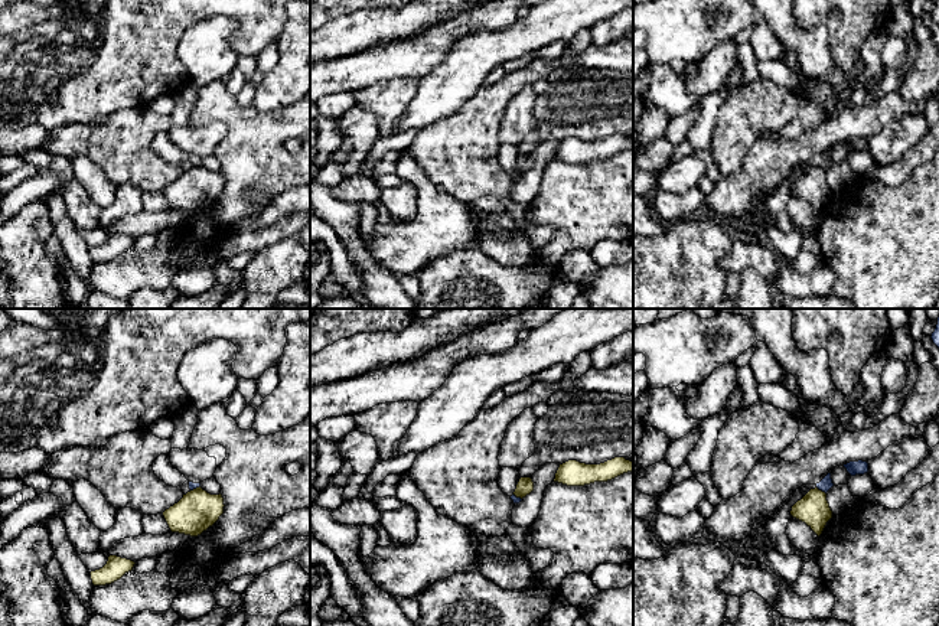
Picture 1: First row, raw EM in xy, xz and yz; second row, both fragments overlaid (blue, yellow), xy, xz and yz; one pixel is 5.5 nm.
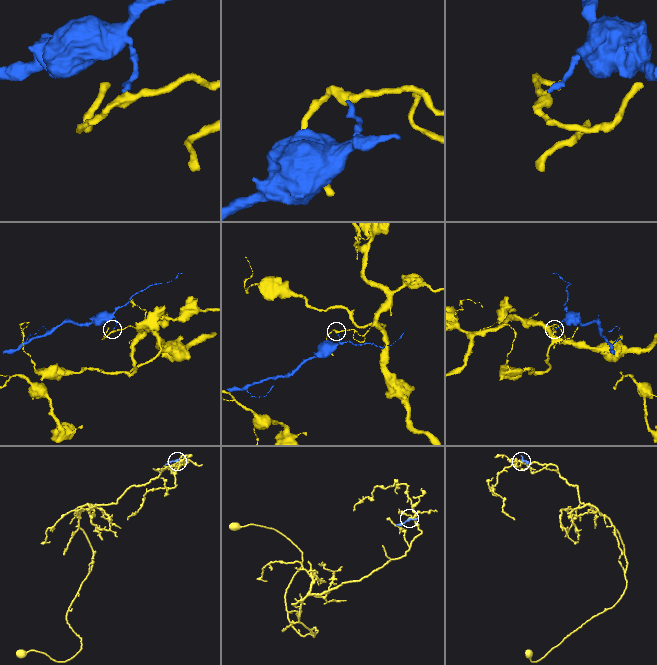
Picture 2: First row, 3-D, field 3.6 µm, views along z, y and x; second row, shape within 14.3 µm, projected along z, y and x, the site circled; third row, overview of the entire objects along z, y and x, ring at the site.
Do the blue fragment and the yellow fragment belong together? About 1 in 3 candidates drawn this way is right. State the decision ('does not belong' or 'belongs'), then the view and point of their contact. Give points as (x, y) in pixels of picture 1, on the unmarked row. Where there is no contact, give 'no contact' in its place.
does not belong; meets blue in yz at (821, 166)

